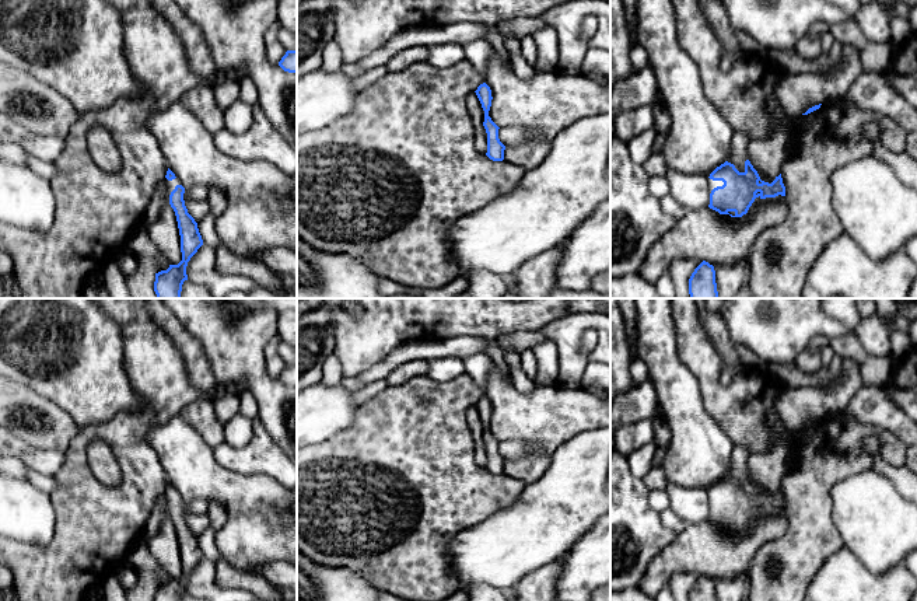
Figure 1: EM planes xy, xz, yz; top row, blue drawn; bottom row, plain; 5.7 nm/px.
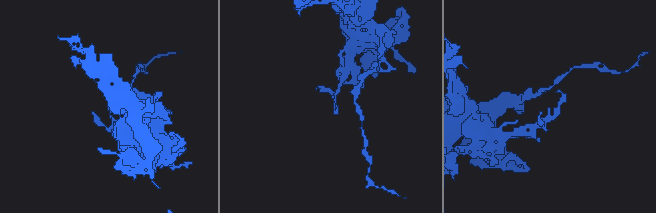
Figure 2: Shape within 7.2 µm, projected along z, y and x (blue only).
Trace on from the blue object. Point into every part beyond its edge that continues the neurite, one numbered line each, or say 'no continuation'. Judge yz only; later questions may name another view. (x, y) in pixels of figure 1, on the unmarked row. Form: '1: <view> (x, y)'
1: yz (738, 468)

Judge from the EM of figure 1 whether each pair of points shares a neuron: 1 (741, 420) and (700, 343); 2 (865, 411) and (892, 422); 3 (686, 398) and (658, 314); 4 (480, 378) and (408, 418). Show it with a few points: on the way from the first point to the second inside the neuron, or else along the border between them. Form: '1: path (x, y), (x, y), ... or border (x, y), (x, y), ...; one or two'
1: path (721, 401), (711, 390), (704, 363); one
2: path (872, 411), (881, 411), (885, 415); one
3: path (674, 377), (660, 362), (658, 335); one
4: border (465, 373), (483, 394); two

